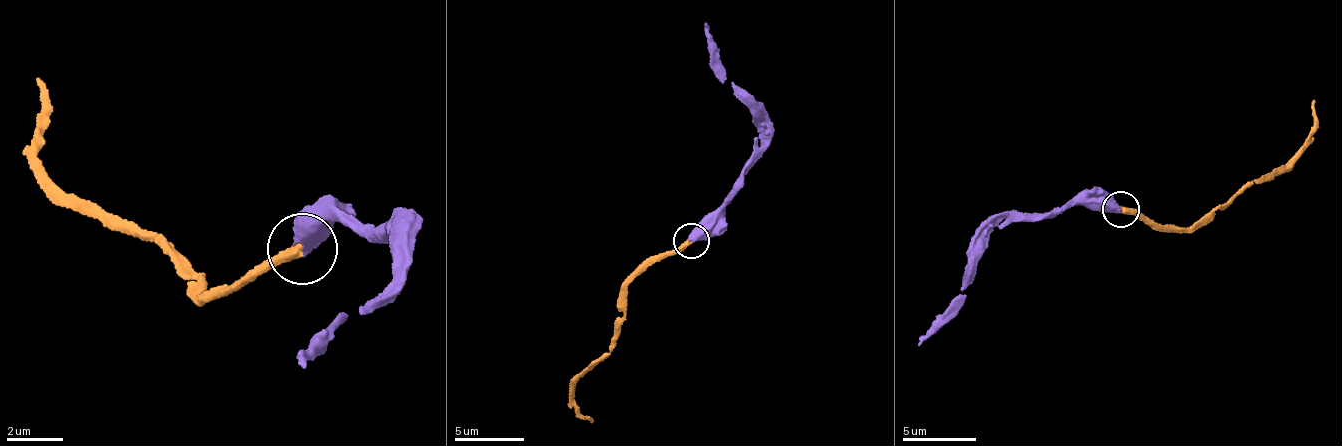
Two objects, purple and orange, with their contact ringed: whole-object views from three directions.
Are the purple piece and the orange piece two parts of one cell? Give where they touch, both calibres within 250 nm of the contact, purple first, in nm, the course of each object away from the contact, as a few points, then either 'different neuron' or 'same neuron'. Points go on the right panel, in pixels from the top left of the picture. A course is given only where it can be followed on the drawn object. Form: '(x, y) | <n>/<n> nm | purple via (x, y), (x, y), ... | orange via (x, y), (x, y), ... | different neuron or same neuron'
(1121, 209) | 550/280 nm | purple via (1120, 209), (1115, 205), (1080, 201), (988, 235), (983, 255), (964, 279), (959, 295), (917, 345) | orange via (1120, 209), (1149, 223), (1185, 230), (1220, 210), (1255, 183), (1267, 181), (1298, 152), (1315, 121), (1313, 99) | same neuron

